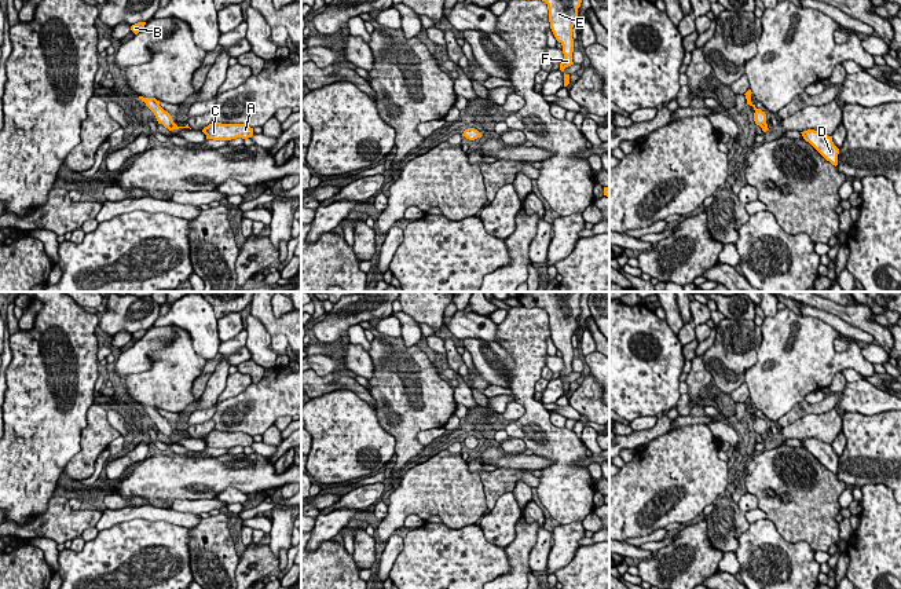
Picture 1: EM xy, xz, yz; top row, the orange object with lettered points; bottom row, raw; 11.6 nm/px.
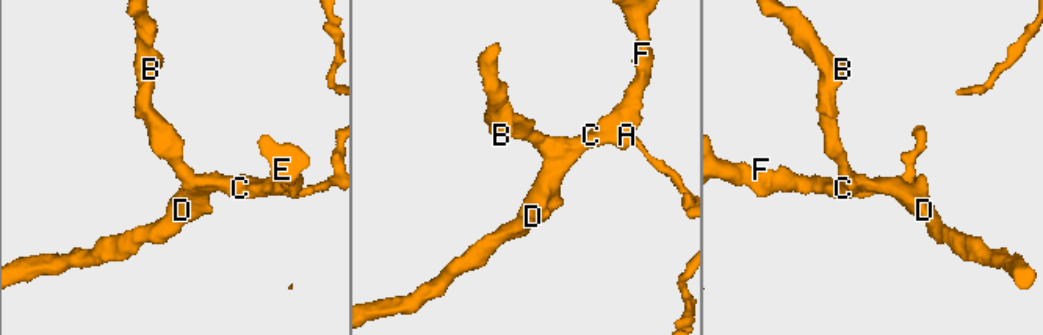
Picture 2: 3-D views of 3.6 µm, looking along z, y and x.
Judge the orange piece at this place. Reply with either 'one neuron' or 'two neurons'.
one neuron

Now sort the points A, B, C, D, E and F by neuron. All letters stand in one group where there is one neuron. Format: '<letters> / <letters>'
A B C D E F

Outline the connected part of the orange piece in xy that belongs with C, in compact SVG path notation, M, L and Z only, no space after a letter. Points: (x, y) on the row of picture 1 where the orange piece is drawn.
M216 121L205 127L202 132L206 135L206 139L213 140L248 139L253 136L253 128L245 124L221 124Z

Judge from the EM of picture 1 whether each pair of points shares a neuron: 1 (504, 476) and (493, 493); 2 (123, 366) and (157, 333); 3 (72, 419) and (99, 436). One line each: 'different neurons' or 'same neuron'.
1: same neuron
2: same neuron
3: different neurons

